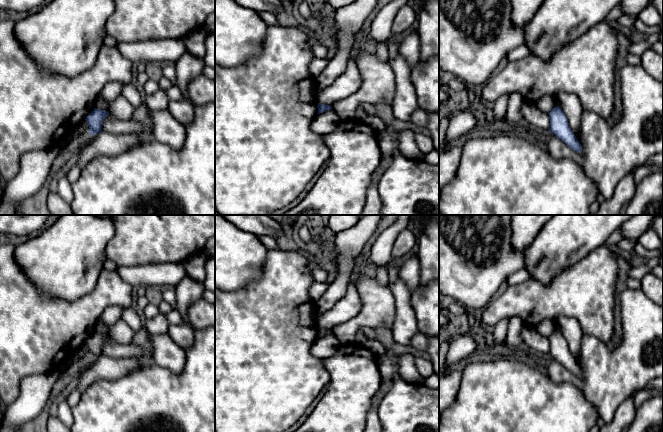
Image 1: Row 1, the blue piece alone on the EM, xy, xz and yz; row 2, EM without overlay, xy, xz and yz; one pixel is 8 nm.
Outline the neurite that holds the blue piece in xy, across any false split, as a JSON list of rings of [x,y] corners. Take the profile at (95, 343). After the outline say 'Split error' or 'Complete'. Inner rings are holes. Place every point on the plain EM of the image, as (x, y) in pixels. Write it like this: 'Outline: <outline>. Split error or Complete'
Outline: [[[94,332],[94,334],[86,341],[85,344],[88,347],[90,359],[102,356],[102,347],[108,338],[108,335]]]. Complete

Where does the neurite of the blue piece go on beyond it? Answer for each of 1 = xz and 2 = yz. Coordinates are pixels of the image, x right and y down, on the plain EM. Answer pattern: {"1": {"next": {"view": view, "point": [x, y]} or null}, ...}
{"1": {"next": null}, "2": {"next": null}}

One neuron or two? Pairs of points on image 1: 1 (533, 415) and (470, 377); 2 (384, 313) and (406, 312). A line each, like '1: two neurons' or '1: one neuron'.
1: one neuron
2: two neurons

